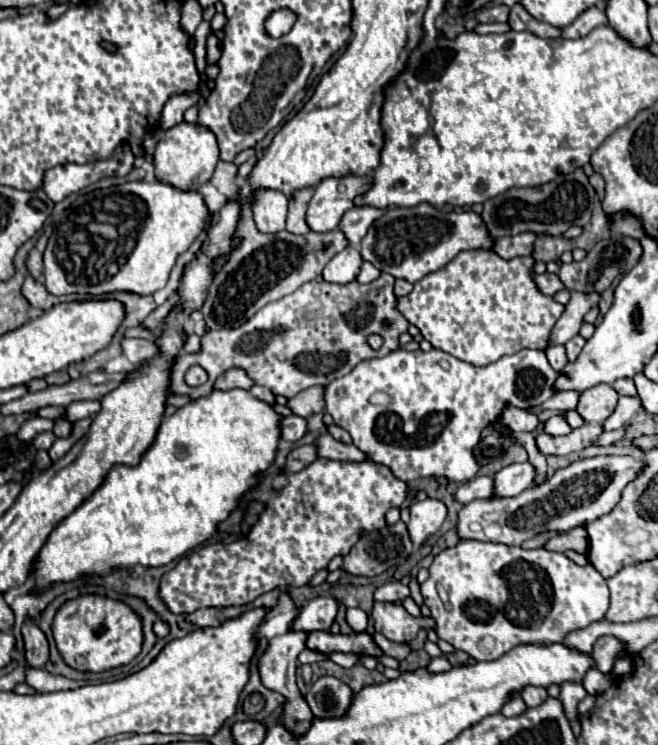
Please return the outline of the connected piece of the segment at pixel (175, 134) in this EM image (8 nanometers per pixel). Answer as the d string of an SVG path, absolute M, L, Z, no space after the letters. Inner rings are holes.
M180 122L178 126L160 134L160 142L154 152L154 174L158 180L178 188L202 188L210 178L218 162L218 144L216 136L198 124Z

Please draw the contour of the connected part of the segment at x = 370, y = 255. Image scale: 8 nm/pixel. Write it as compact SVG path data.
M420 204L414 208L388 208L362 238L360 254L380 272L414 284L426 274L448 264L462 250L490 250L492 244L494 240L488 234L482 218L472 210L442 212L430 204Z

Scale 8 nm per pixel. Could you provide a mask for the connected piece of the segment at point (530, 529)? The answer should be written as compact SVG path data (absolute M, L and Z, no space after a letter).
M596 456L578 460L568 468L558 470L544 484L528 488L514 498L486 498L466 504L458 512L456 532L460 540L520 546L524 540L546 530L568 532L576 526L586 526L614 508L622 488L638 476L642 466L642 460L634 456Z

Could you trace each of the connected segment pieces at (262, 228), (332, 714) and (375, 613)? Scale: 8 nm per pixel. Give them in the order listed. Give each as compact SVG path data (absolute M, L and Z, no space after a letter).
M256 190L252 194L252 212L258 232L282 232L286 226L288 198L276 190Z
M334 676L318 678L306 694L306 702L314 716L336 718L342 716L352 700L352 690Z
M374 602L372 608L372 620L374 630L382 636L386 636L392 642L404 642L416 638L420 628L434 628L432 618L414 618L406 612L406 608L400 602Z

